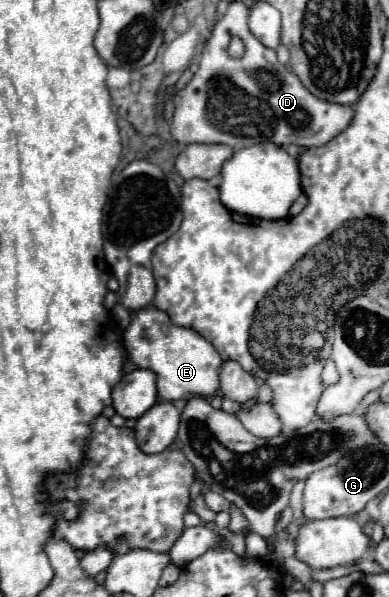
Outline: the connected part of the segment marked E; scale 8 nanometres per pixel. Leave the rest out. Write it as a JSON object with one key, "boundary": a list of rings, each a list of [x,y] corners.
{"boundary":[[[155,306],[131,312],[131,324],[123,332],[123,346],[133,364],[155,372],[157,392],[163,400],[173,402],[183,396],[211,396],[219,390],[219,366],[223,360],[211,342],[191,328],[175,326],[167,312]]]}

